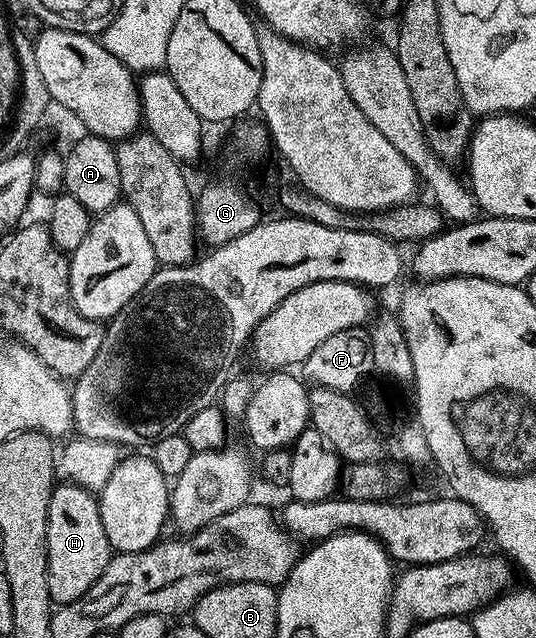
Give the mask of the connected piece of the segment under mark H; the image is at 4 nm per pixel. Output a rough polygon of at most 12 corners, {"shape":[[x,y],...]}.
{"shape":[[59,483],[48,506],[48,590],[77,602],[112,555],[98,496]]}

